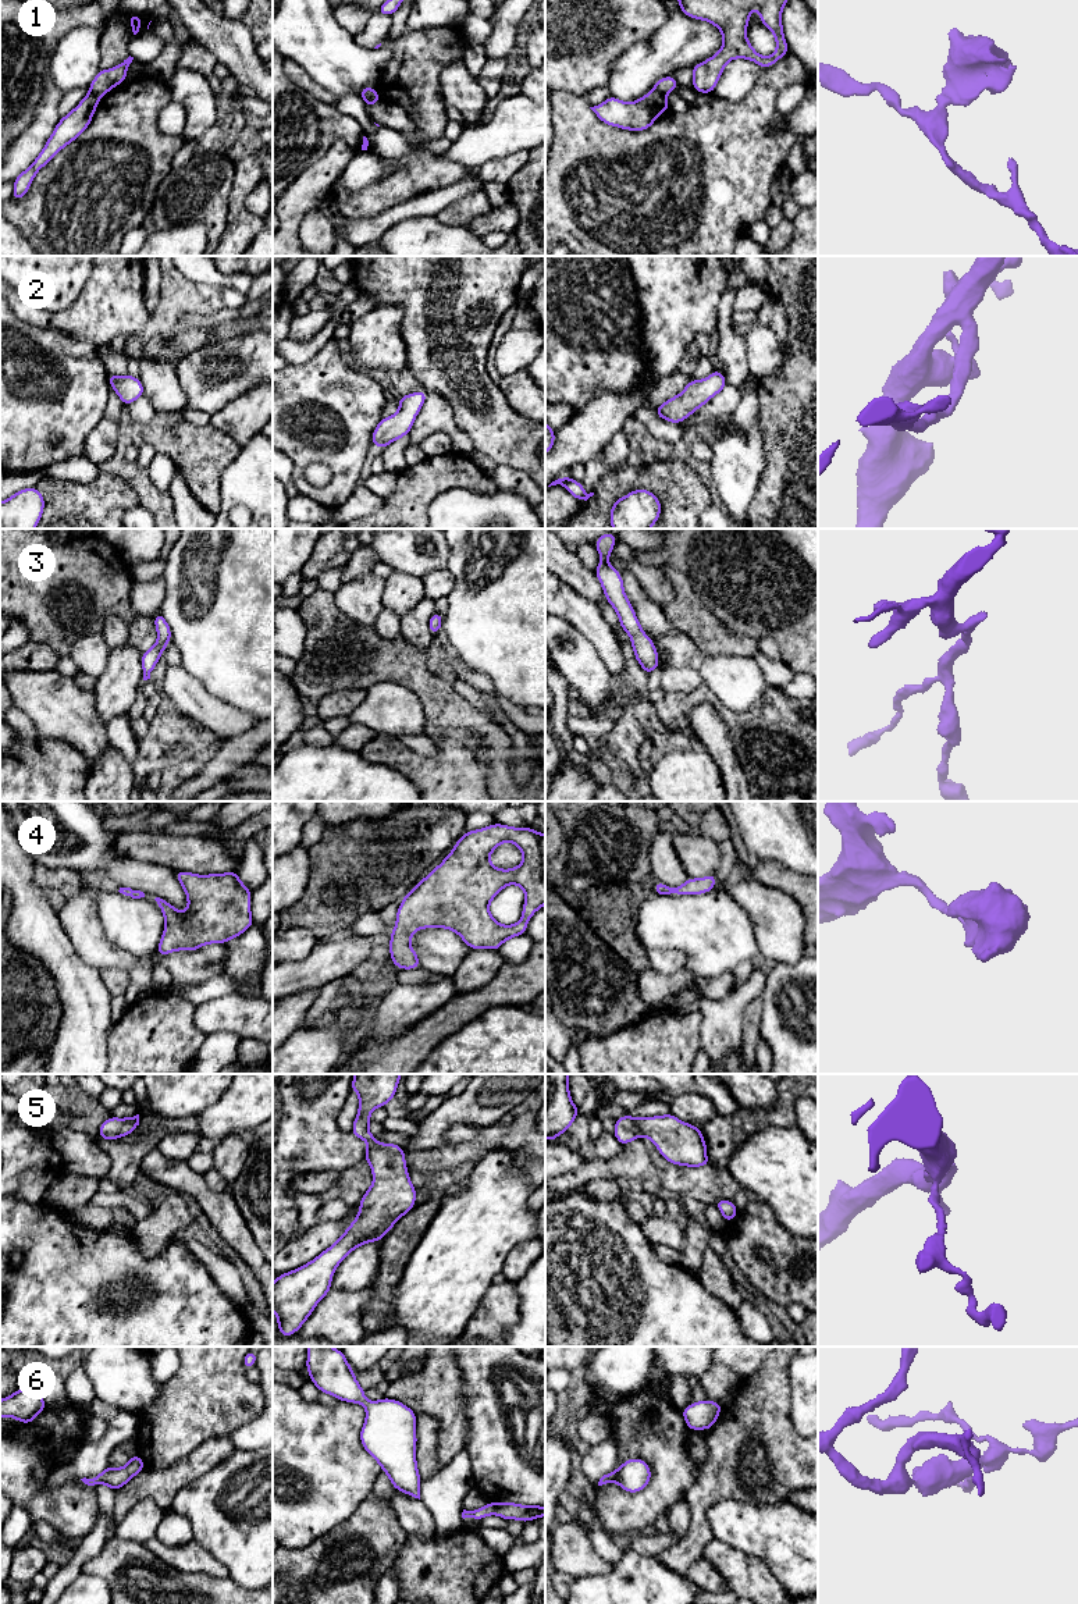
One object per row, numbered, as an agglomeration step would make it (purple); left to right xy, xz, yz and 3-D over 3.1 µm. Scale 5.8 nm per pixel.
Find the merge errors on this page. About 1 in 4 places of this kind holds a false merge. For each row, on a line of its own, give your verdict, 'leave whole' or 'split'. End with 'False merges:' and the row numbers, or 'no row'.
1: split
2: leave whole
3: leave whole
4: leave whole
5: leave whole
6: leave whole
False merges: 1

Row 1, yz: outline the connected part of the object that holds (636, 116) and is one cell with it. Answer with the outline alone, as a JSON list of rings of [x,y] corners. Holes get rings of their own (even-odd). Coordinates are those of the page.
[[[651,90],[637,102],[625,103],[609,96],[600,106],[590,107],[605,124],[627,131],[645,131],[657,117],[669,110],[665,95]]]

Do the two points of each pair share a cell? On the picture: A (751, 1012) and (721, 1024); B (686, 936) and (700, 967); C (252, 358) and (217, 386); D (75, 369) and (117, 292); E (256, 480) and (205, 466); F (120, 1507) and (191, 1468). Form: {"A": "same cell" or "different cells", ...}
{"A": "different cells", "B": "same cell", "C": "same cell", "D": "different cells", "E": "different cells", "F": "same cell"}

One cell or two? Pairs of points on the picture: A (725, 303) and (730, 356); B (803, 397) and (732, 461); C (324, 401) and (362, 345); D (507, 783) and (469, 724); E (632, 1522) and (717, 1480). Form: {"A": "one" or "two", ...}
{"A": "one", "B": "two", "C": "two", "D": "one", "E": "two"}

